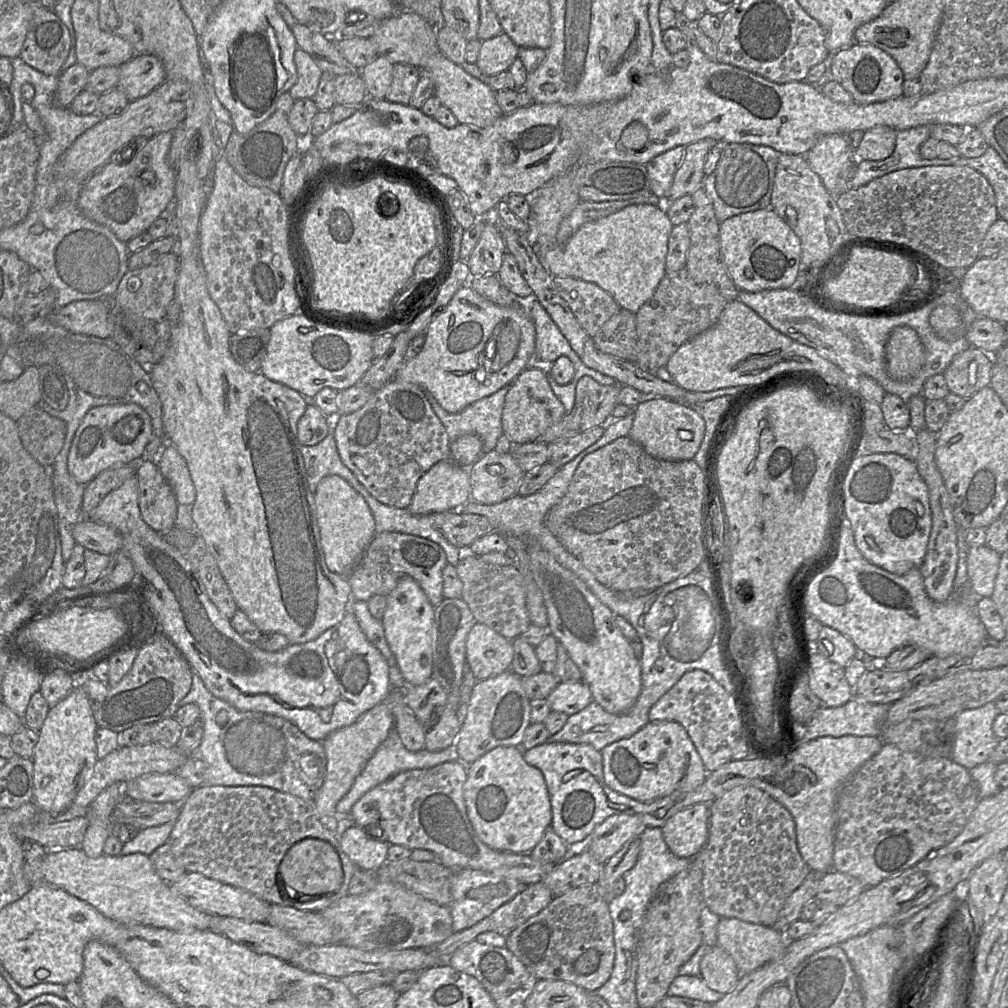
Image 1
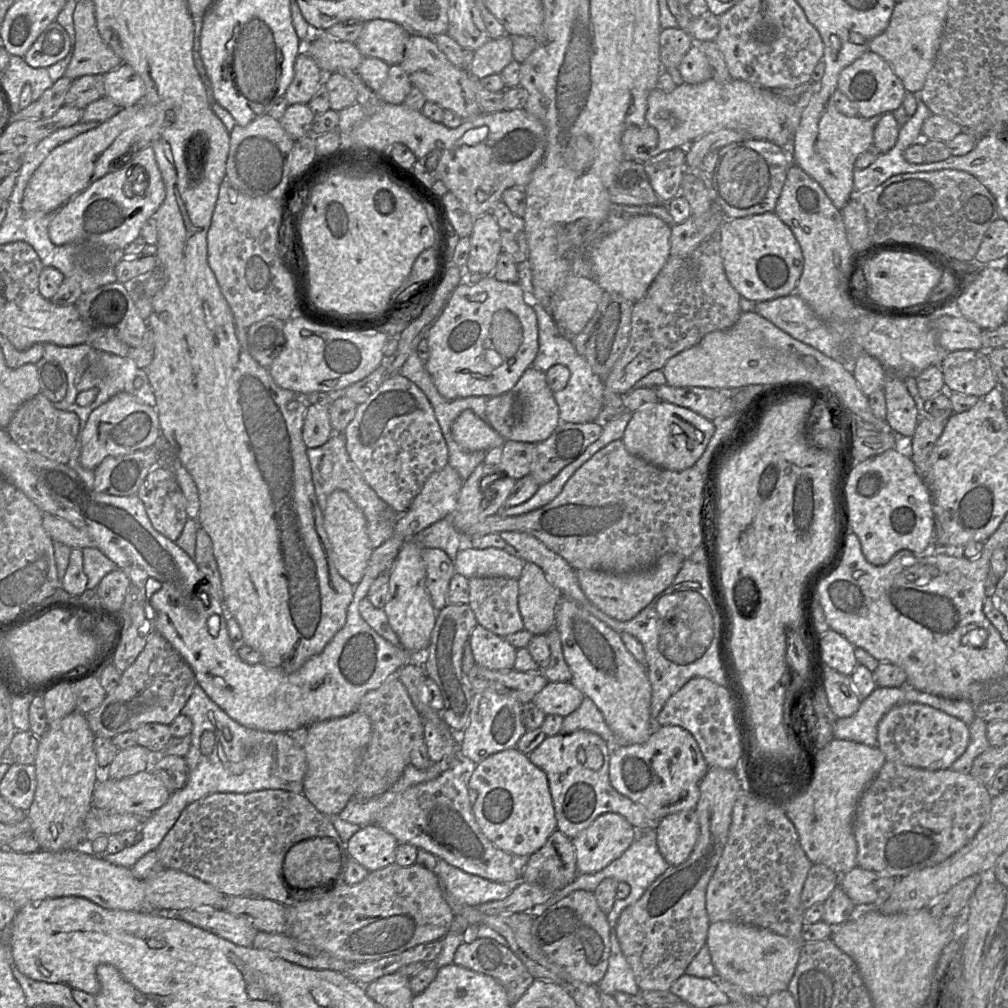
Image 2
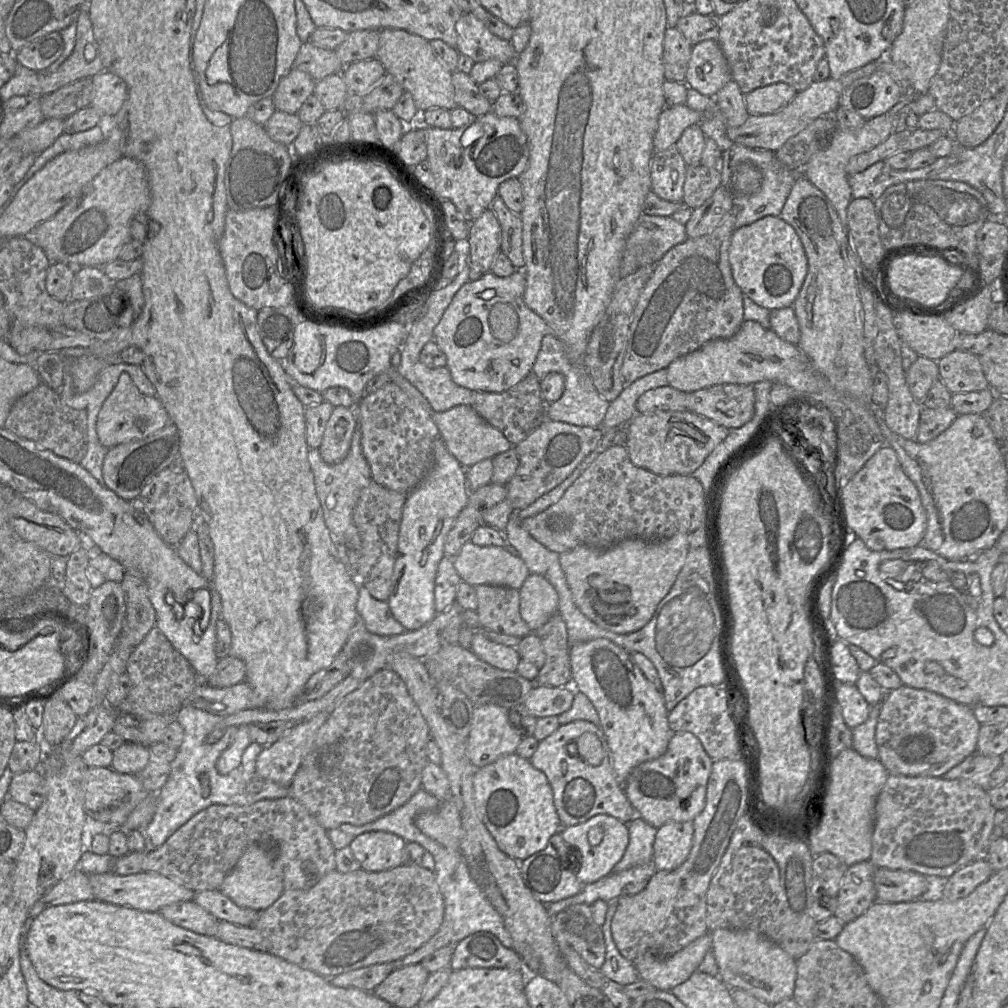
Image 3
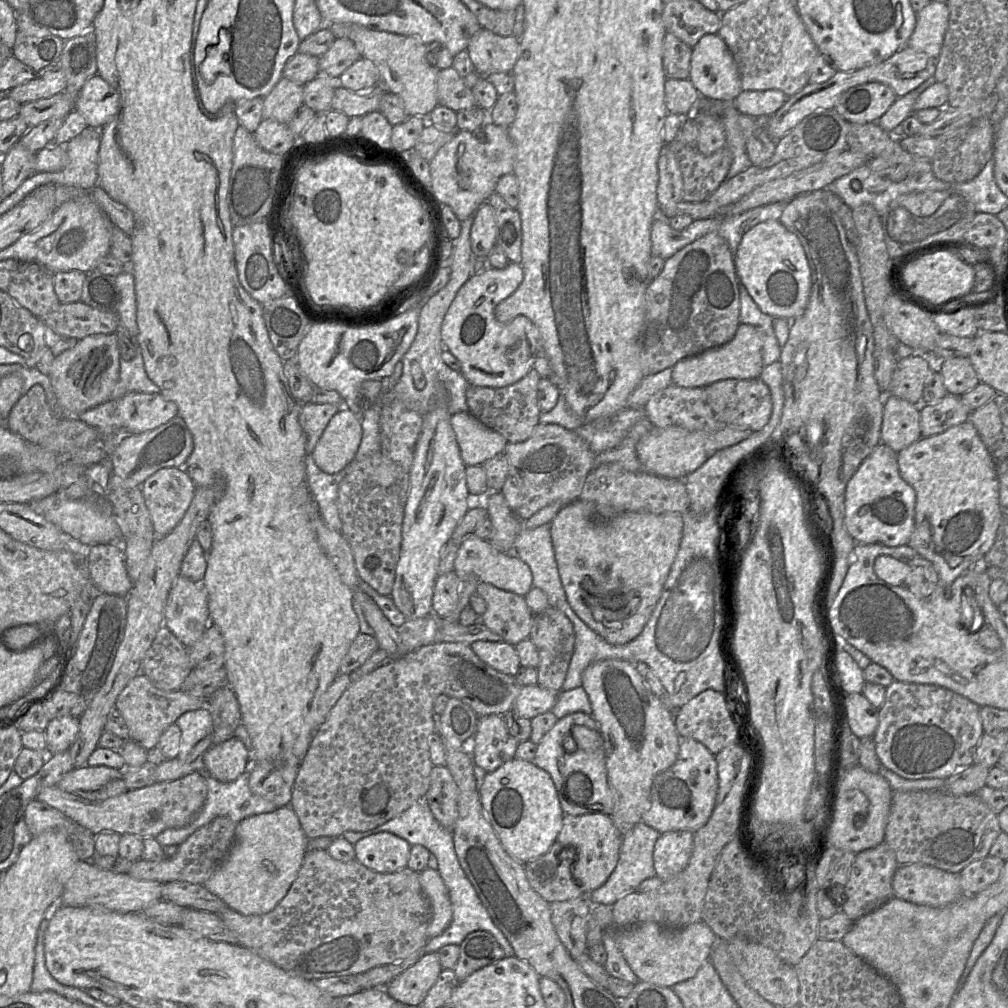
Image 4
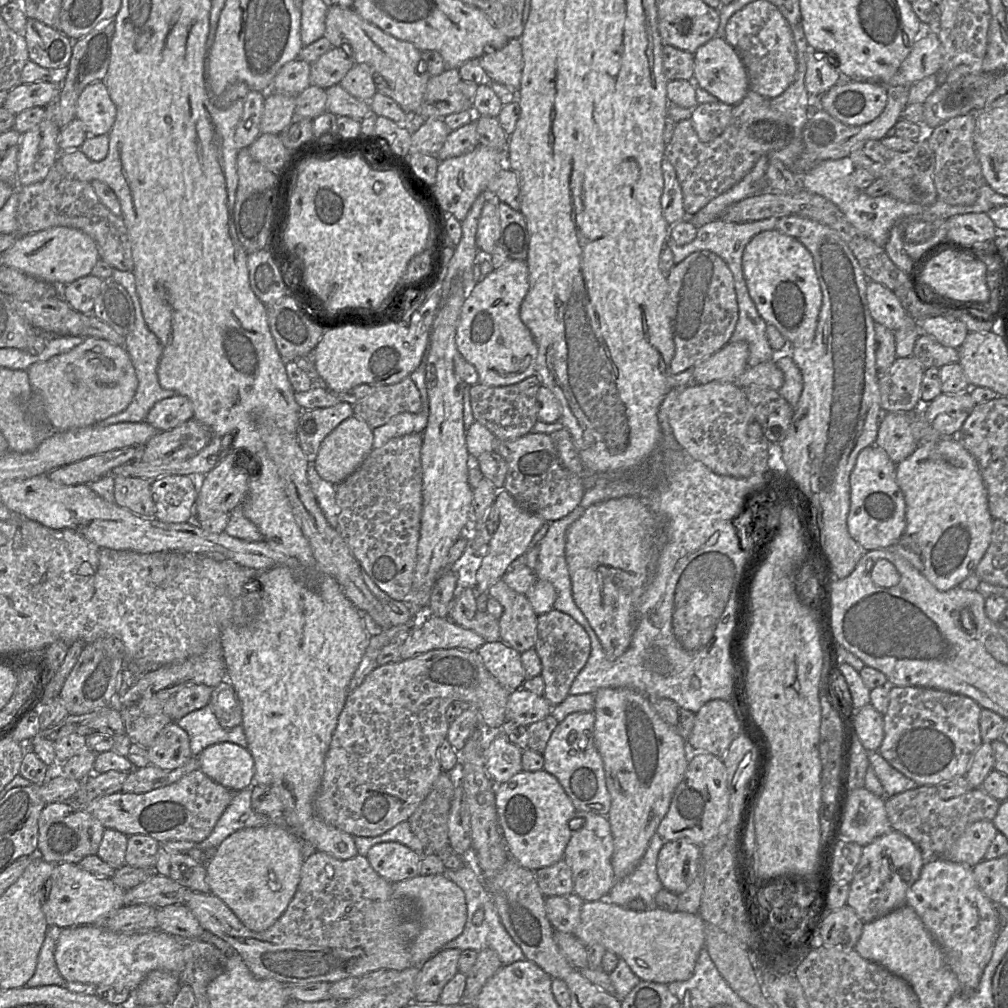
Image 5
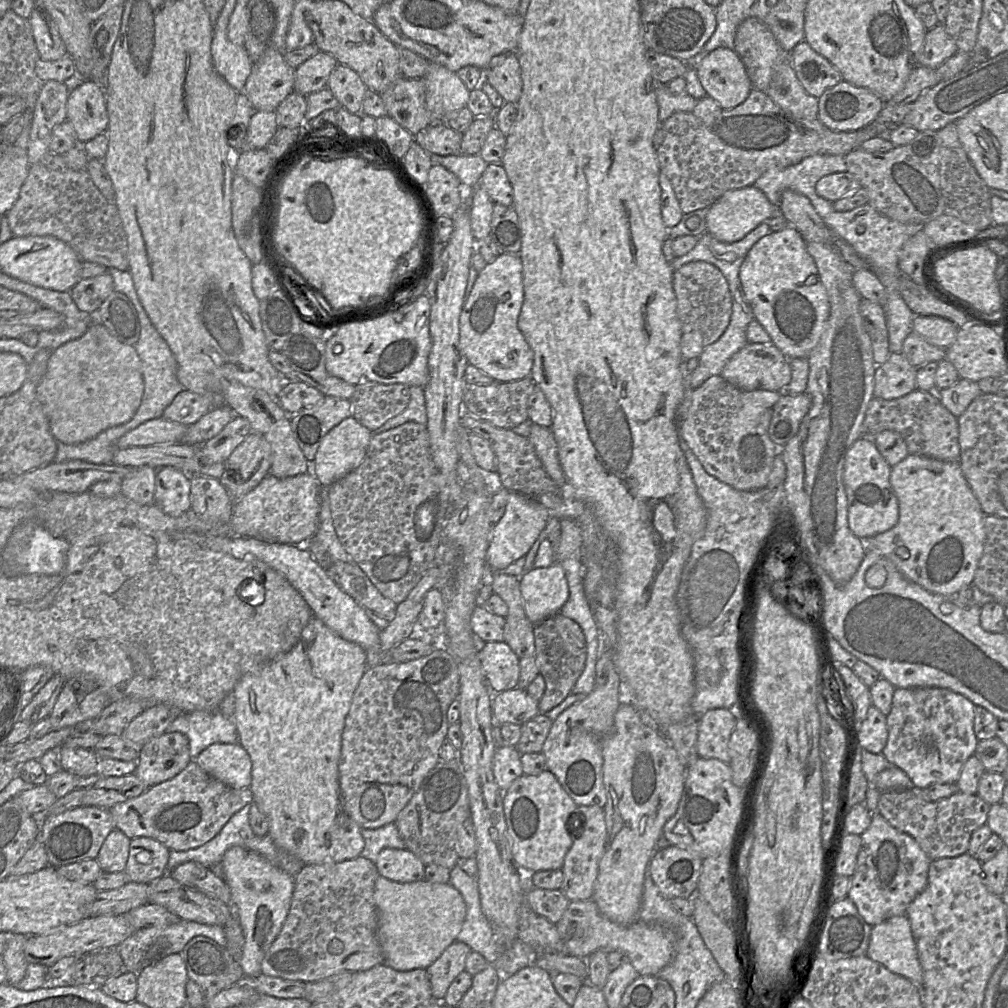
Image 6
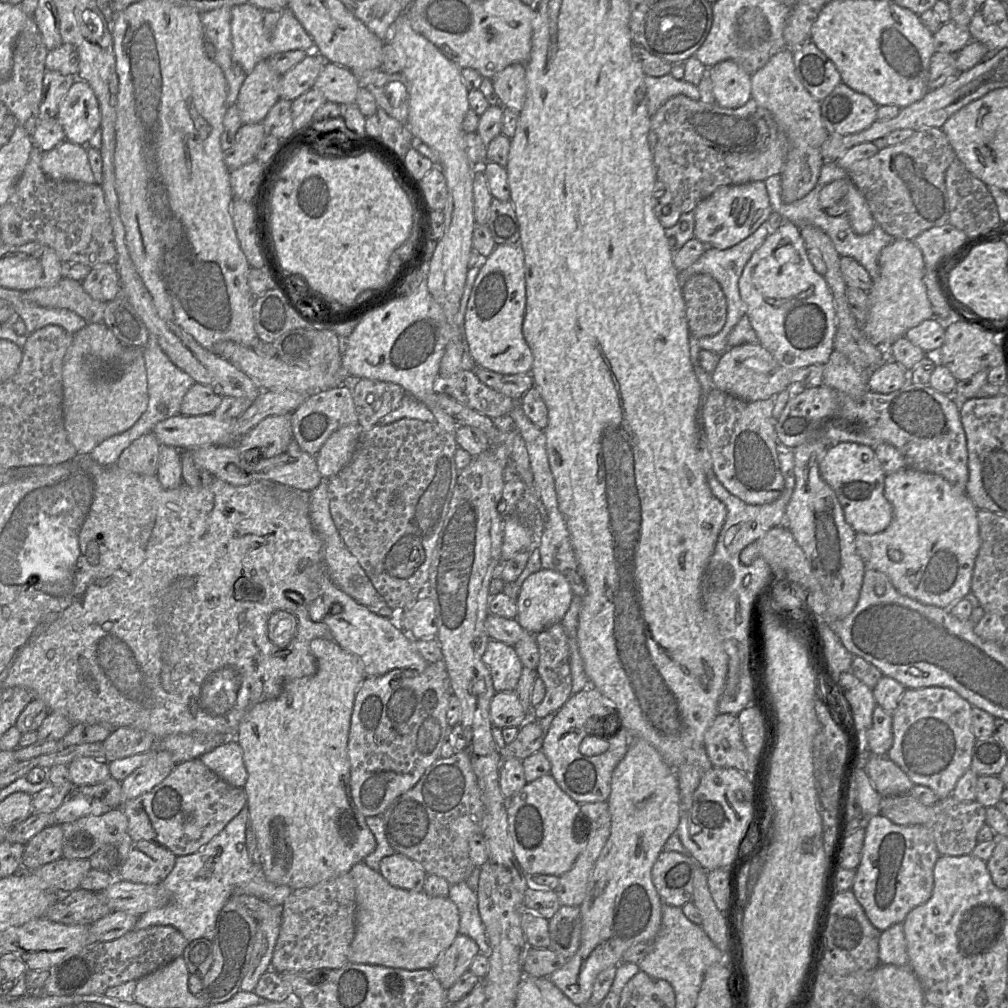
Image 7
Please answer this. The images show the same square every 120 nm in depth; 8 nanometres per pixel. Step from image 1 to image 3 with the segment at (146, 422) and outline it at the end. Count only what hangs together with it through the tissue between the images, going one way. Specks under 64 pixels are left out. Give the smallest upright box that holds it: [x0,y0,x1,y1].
[96,374,170,449]

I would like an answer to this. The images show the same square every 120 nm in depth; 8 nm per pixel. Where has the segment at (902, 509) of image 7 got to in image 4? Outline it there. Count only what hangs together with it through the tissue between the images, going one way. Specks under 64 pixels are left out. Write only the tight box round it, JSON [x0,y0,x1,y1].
[897,420,1003,586]

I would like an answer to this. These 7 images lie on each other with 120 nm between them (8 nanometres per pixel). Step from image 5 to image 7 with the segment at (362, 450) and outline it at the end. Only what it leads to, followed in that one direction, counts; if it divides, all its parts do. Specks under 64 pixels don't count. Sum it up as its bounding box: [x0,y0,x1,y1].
[316,424,363,480]

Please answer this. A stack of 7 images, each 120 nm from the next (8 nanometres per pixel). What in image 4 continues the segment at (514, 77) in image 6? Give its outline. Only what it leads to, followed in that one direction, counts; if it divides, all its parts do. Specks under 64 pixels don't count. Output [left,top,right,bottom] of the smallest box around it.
[466,27,520,76]

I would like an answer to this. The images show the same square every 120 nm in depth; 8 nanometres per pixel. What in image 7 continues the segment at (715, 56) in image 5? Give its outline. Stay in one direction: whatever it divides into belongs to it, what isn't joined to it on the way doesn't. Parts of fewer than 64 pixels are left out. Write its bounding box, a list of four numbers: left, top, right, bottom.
[707,59,751,108]

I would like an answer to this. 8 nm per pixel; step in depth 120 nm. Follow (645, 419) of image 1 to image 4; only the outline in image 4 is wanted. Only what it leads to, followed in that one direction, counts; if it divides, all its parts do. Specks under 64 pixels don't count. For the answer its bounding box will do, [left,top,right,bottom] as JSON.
[636,426,754,479]

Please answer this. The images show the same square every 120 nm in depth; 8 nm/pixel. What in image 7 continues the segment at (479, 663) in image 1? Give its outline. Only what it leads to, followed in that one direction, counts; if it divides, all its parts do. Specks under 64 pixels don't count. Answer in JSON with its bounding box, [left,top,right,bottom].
[484,639,523,692]

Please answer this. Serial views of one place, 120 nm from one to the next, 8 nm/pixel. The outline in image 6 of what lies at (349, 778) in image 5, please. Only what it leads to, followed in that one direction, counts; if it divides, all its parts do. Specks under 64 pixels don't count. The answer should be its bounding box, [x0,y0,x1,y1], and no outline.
[338,649,459,829]

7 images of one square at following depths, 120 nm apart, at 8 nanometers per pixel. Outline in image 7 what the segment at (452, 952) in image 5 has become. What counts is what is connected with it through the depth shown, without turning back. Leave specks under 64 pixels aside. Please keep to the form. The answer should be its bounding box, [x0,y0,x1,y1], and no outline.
[432,933,480,991]

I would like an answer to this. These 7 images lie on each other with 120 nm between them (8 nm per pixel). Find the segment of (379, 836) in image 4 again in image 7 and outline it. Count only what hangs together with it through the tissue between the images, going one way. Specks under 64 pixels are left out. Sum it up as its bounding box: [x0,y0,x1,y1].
[379,853,426,892]

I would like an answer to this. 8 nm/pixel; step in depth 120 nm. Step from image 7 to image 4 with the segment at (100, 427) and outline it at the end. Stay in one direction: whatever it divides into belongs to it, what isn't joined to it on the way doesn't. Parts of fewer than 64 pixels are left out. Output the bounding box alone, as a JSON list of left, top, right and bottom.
[48,333,120,417]

